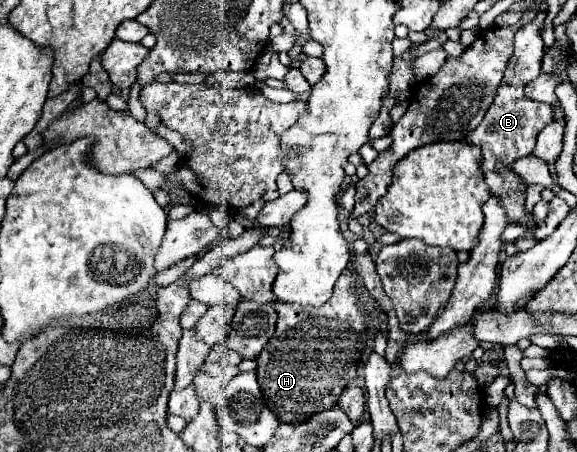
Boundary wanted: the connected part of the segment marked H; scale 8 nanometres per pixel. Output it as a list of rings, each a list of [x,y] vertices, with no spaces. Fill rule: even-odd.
[[[346,268],[334,286],[332,298],[320,308],[300,308],[296,304],[274,302],[278,324],[272,340],[256,356],[258,384],[268,408],[280,422],[296,424],[314,412],[328,410],[356,378],[362,352],[374,332],[368,322],[366,306],[358,298],[358,280]]]

